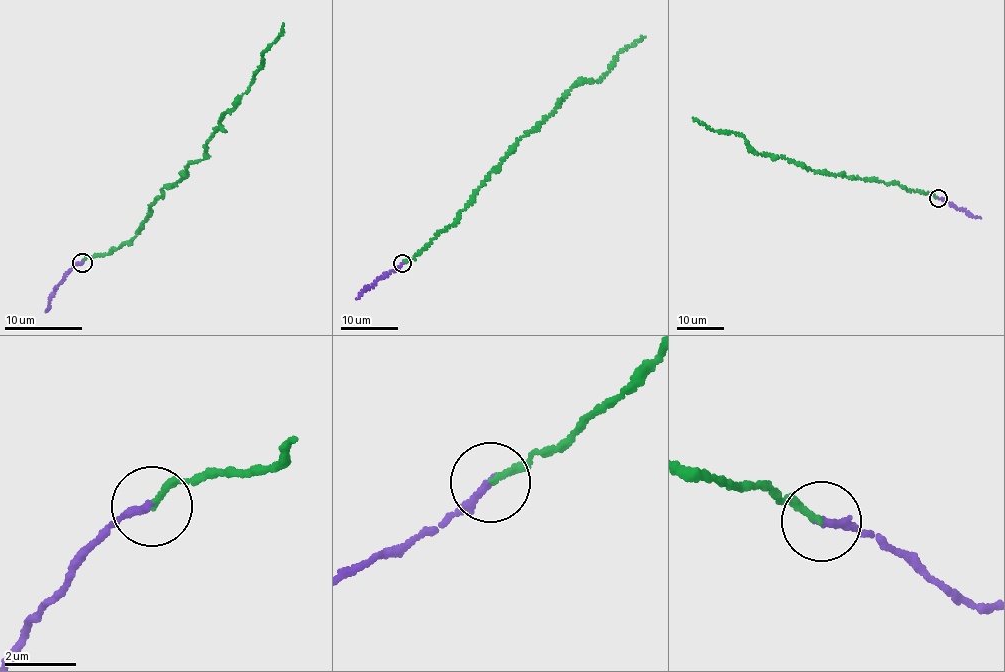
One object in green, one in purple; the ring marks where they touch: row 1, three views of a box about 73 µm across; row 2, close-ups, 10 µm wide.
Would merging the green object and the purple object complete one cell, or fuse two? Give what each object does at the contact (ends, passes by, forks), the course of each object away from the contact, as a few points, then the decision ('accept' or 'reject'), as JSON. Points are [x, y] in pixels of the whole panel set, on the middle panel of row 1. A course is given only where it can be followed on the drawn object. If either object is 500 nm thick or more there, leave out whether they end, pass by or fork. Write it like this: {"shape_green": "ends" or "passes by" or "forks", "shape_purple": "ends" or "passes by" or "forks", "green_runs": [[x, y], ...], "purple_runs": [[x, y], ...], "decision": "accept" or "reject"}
{"shape_green": "ends", "shape_purple": "ends", "green_runs": [[402, 263], [450, 226], [521, 137], [569, 91], [603, 77], [620, 51], [644, 36]], "purple_runs": [[402, 263], [362, 291], [357, 299]], "decision": "accept"}

